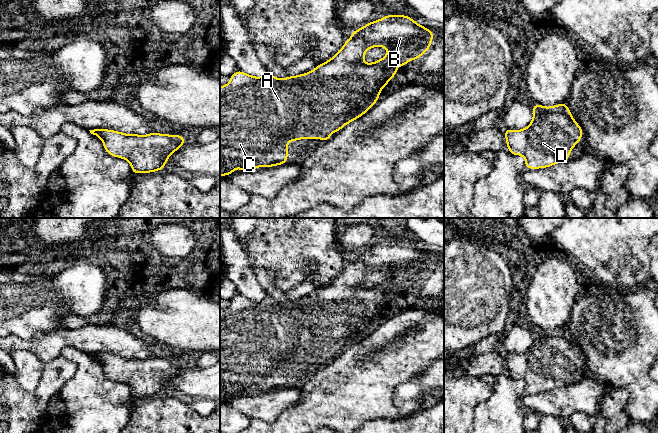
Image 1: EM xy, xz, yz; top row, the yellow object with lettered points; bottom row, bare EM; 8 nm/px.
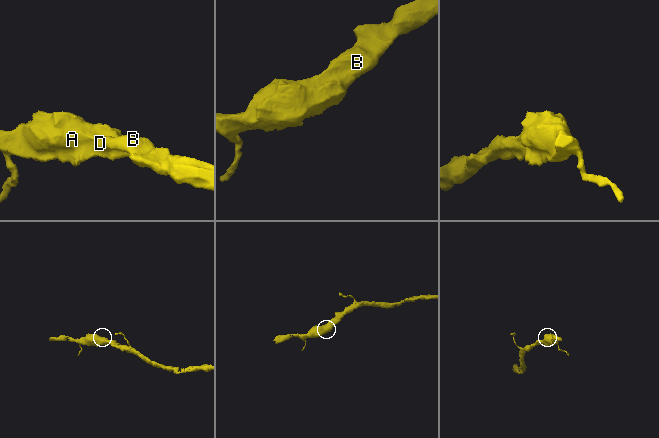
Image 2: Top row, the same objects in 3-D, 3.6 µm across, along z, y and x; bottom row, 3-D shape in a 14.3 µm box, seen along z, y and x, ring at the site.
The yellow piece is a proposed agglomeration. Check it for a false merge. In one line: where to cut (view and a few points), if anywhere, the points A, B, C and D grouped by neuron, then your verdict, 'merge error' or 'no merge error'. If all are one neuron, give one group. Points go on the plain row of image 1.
no cut | A B C D | no merge error

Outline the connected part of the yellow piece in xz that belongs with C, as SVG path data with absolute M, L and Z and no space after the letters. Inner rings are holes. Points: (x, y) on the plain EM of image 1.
M387 238L353 255L331 283L320 287L310 296L278 303L271 297L254 301L237 294L230 299L227 309L220 310L220 400L234 397L237 390L243 396L250 396L257 391L274 391L287 387L289 365L329 365L331 356L338 357L345 349L370 334L378 325L382 313L399 297L395 291L419 283L429 274L433 261L434 256L408 239ZM373 271L387 272L388 276L382 283L366 288L364 279Z

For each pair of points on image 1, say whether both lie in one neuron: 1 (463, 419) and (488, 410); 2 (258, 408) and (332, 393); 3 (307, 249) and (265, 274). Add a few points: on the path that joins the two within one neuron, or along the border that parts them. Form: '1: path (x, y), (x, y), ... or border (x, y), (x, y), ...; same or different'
1: border (488, 397), (476, 404), (472, 422); different
2: border (300, 388), (300, 398), (279, 414); different
3: border (251, 257), (274, 272), (274, 285), (282, 291); different

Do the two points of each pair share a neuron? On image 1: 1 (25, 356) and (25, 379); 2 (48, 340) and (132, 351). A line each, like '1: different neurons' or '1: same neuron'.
1: same neuron
2: same neuron

